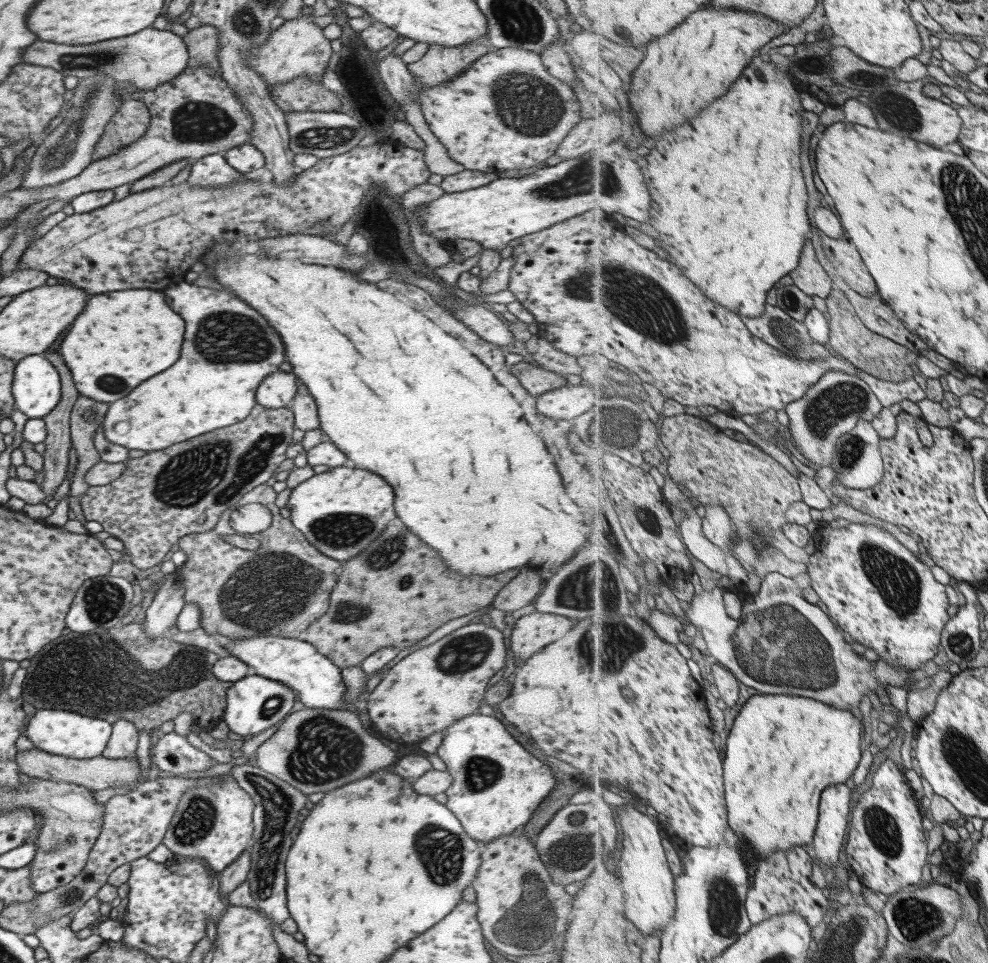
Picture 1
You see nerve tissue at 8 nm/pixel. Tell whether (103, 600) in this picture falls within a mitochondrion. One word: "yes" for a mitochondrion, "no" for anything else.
yes

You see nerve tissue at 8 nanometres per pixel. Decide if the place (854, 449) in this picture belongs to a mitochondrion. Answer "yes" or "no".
yes

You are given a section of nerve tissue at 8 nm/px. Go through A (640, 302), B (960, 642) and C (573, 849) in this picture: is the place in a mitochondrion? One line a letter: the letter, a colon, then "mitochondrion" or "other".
A: mitochondrion
B: mitochondrion
C: mitochondrion

